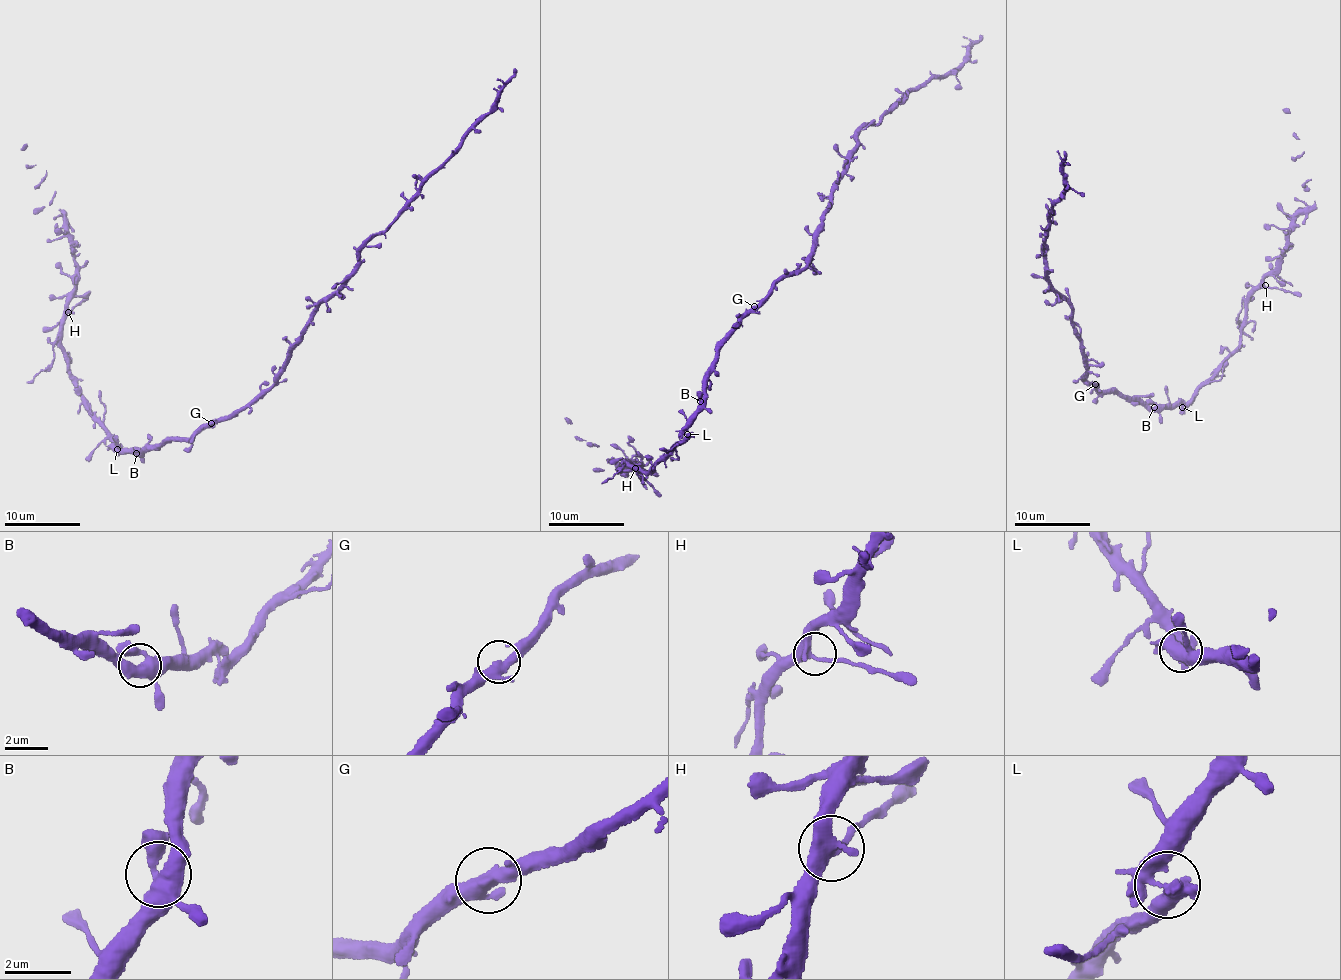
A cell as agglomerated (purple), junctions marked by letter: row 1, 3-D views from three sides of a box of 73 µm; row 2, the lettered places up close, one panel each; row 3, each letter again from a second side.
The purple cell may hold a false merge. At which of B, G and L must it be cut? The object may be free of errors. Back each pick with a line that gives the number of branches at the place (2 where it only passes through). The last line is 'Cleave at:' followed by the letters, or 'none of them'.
L: branches 4
Cleave at: L

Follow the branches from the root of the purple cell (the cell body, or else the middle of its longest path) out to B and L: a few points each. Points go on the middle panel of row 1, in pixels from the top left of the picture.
B: (758, 309), (746, 313), (728, 337), (707, 377), (705, 394), (700, 401)
L: (758, 309), (746, 313), (718, 353), (687, 434)

